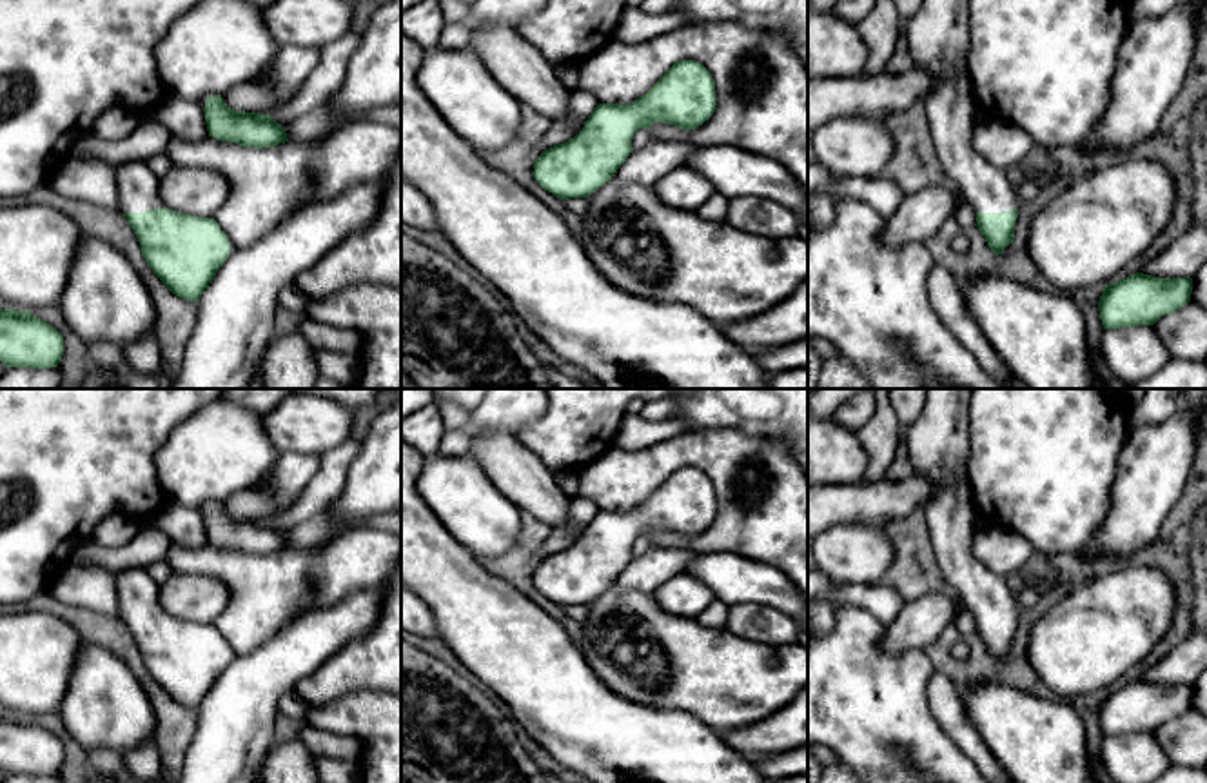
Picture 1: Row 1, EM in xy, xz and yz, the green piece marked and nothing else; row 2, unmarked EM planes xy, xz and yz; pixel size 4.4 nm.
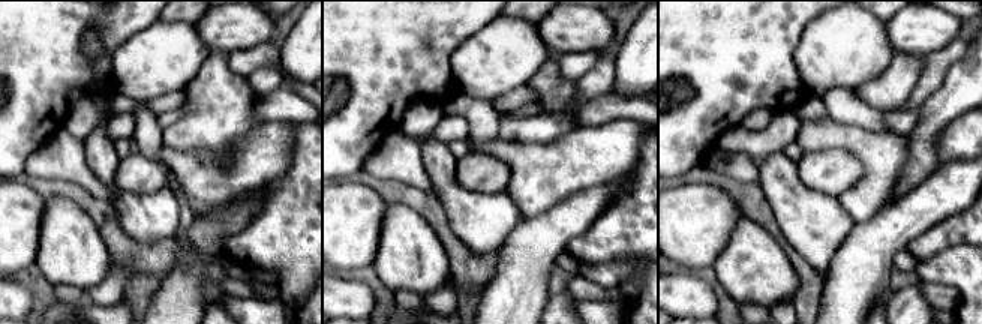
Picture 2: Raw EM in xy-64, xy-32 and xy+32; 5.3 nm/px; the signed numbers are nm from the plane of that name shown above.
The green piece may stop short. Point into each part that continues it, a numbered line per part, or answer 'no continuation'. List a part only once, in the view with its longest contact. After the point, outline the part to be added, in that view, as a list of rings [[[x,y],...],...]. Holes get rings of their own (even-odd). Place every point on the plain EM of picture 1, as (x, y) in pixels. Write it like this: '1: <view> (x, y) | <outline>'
1: xy (138, 594) | [[[127,567],[118,570],[116,598],[123,621],[167,614],[160,601],[160,585],[145,569]]]

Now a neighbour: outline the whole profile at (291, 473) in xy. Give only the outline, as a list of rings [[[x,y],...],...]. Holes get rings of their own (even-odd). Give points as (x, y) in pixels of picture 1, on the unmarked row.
[[[283,452],[270,474],[256,487],[221,501],[234,518],[270,521],[289,510],[321,465],[321,456]]]

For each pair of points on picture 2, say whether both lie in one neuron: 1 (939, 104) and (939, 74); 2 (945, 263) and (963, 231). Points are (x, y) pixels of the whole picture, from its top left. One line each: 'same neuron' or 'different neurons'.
1: different neurons
2: different neurons

